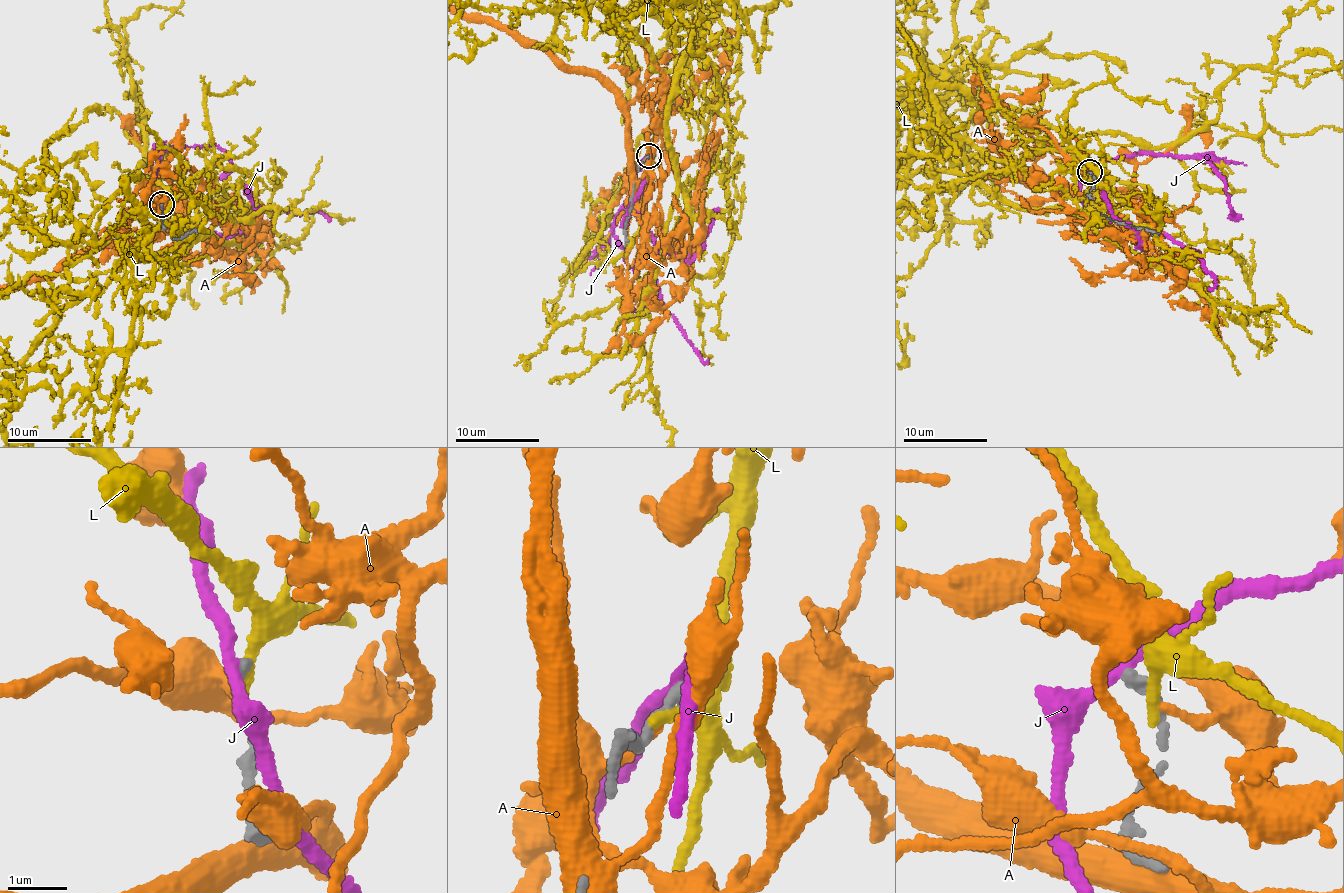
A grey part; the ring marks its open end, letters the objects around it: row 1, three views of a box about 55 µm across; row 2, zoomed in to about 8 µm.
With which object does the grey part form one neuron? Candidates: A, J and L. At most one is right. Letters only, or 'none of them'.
none of them

